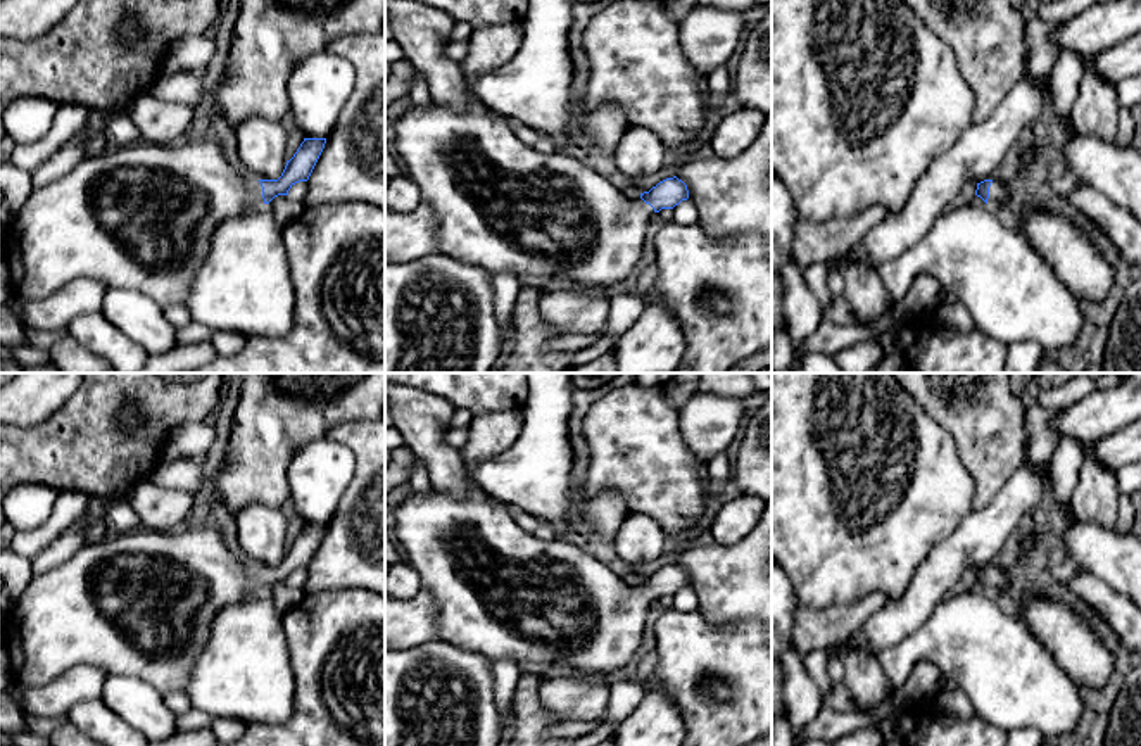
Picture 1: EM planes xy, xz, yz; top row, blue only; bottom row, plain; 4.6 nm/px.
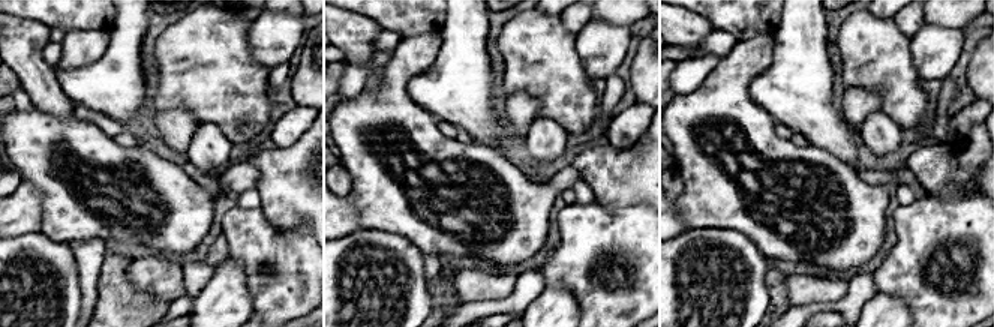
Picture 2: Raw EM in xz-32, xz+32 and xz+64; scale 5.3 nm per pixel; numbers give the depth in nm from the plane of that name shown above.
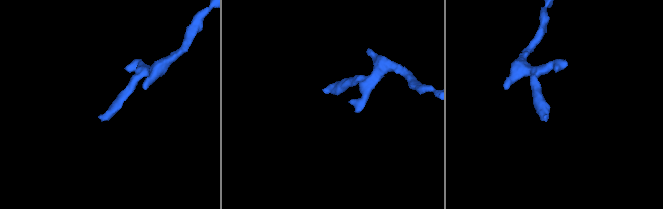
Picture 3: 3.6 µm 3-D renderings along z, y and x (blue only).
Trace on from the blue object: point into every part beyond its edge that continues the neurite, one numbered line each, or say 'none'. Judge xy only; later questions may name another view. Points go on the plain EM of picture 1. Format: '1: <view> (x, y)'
1: xy (142, 603)

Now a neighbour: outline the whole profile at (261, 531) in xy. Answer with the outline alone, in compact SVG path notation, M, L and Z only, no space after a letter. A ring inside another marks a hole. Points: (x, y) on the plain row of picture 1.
M250 503L236 515L240 554L257 566L278 566L287 553L287 516Z

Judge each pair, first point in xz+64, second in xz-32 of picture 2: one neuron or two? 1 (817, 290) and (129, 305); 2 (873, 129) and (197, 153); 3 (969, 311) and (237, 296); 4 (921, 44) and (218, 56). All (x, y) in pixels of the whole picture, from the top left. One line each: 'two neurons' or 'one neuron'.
1: two neurons
2: one neuron
3: two neurons
4: two neurons

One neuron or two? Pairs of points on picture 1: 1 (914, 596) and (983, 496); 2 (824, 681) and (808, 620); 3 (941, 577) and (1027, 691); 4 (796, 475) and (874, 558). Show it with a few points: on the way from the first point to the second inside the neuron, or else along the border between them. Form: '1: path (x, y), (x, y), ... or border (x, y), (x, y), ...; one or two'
1: border (1005, 482), (984, 506), (974, 510); two
2: border (829, 648), (812, 648), (801, 653); two
3: border (951, 593), (939, 601), (924, 624); two
4: path (819, 498), (831, 510), (832, 520), (851, 539); one

